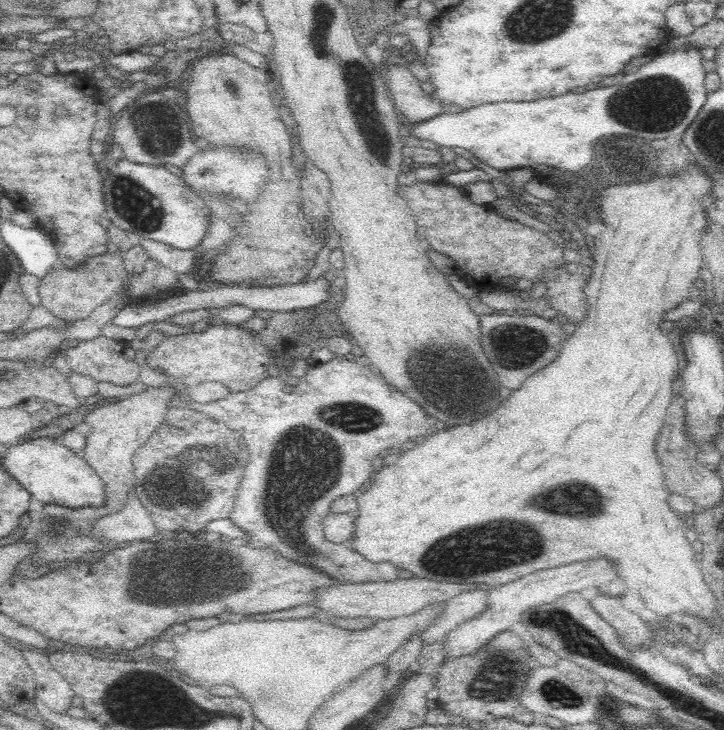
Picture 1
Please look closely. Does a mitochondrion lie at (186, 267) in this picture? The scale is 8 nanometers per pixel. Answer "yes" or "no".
no

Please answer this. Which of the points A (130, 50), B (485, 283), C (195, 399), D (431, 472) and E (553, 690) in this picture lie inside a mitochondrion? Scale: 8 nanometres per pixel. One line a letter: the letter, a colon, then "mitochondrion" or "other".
A: other
B: other
C: other
D: other
E: mitochondrion

